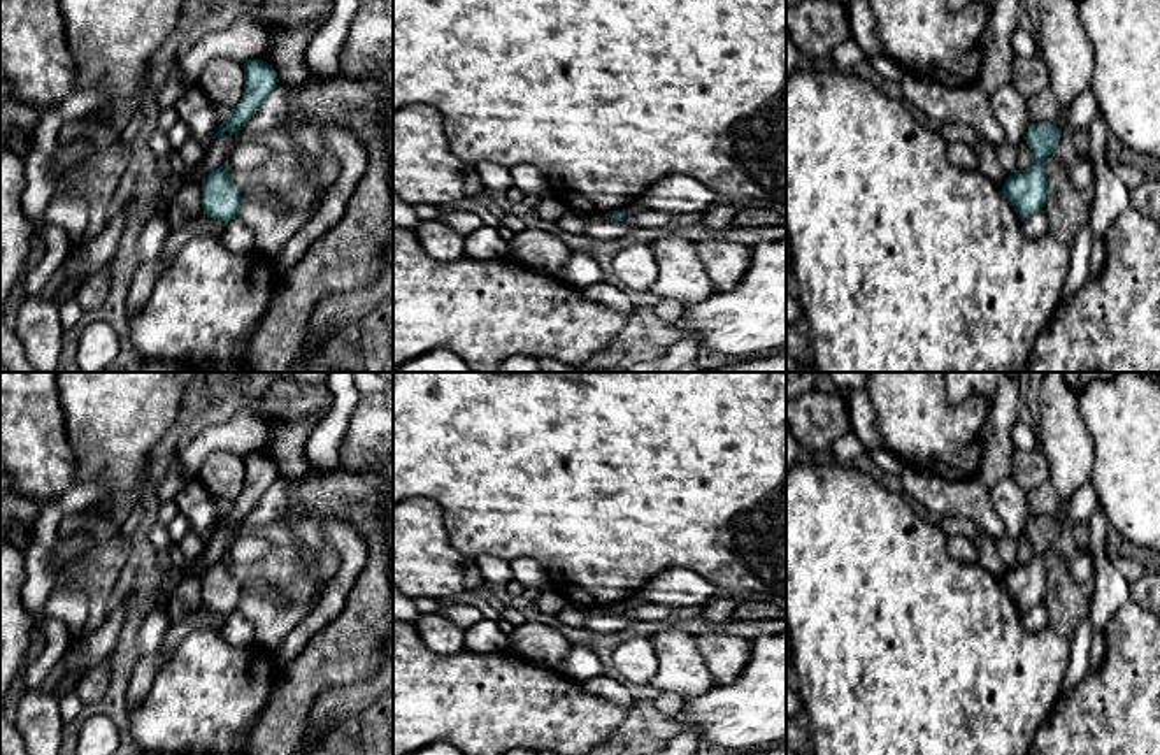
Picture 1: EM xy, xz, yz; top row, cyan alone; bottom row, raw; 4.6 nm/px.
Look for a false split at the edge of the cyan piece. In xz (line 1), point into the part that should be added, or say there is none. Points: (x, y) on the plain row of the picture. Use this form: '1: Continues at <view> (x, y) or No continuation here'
1: No continuation here

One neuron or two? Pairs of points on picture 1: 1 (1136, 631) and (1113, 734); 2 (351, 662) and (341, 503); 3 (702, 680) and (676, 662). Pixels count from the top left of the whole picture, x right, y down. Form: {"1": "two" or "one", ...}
{"1": "one", "2": "one", "3": "one"}

